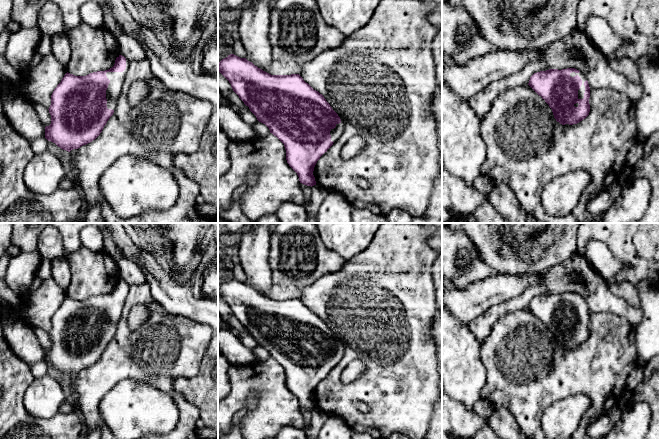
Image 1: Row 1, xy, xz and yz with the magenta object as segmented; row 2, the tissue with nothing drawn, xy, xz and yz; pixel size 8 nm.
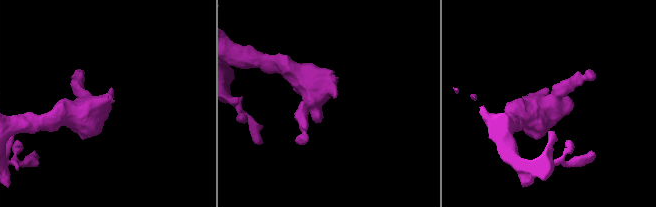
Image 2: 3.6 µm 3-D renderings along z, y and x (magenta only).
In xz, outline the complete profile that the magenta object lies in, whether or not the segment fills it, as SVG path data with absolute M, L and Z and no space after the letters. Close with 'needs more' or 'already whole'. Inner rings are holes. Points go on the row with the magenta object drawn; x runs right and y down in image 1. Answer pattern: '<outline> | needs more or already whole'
M234 54L228 55L218 63L218 71L229 81L233 91L249 107L257 120L265 124L270 133L284 144L287 163L297 173L300 183L311 187L316 185L313 171L317 161L343 132L340 117L324 96L306 83L299 74L271 75L246 58L240 58Z | needs more

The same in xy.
M119 55L112 68L86 76L66 73L51 95L51 124L45 127L45 138L70 152L95 140L117 107L118 97L129 67L129 61Z | needs more

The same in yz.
M575 68L534 73L528 85L545 100L562 125L577 124L589 115L590 87L586 76Z | needs more

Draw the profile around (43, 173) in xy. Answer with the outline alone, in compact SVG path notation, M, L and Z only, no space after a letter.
M48 149L34 154L29 160L23 179L29 191L48 195L59 189L59 183L66 176L62 163Z

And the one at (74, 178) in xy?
M73 149L70 151L71 154L71 174L70 174L70 180L73 182L73 186L75 188L77 188L78 190L80 190L80 185L79 185L79 181L78 181L78 176L77 176L77 171L74 167L74 158L77 154L77 149Z

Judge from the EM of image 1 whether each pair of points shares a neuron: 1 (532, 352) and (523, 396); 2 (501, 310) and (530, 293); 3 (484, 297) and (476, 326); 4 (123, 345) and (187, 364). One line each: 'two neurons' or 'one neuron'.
1: one neuron
2: one neuron
3: two neurons
4: one neuron

